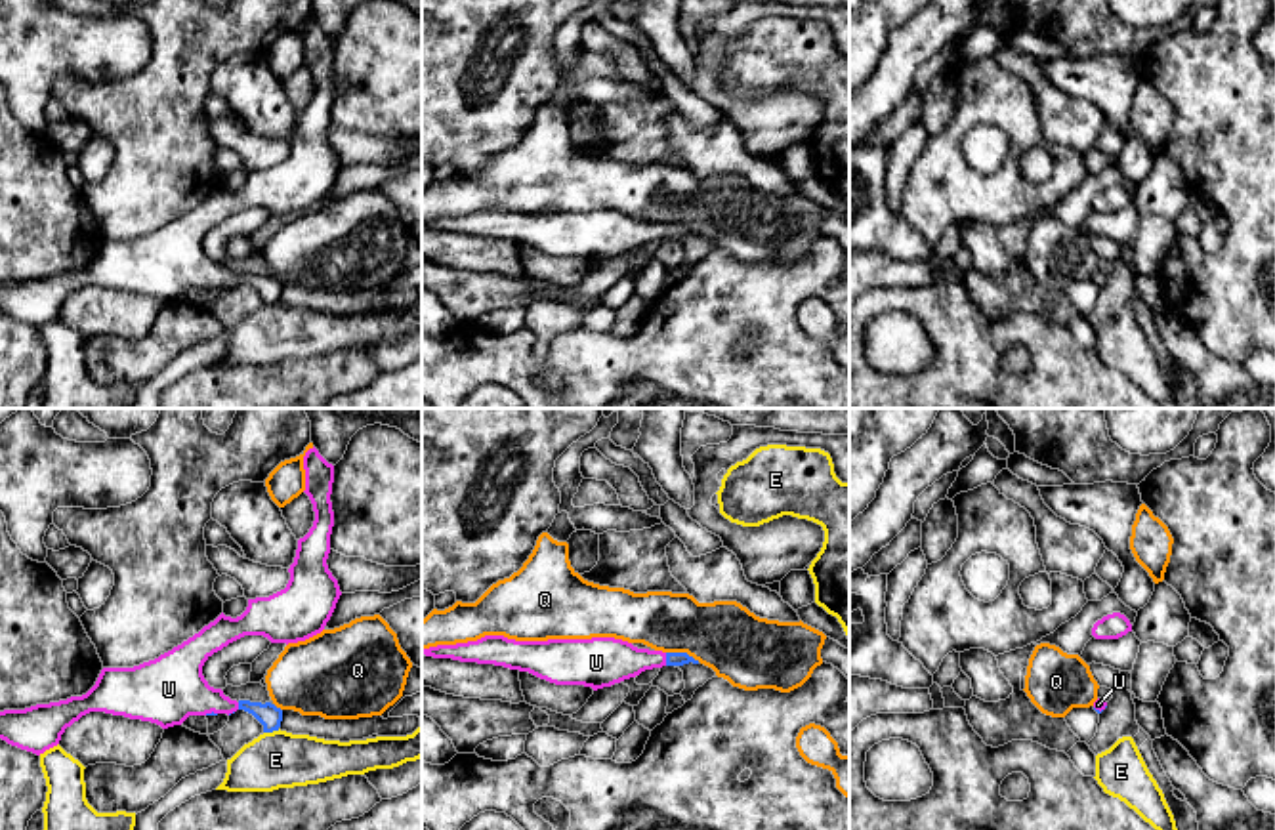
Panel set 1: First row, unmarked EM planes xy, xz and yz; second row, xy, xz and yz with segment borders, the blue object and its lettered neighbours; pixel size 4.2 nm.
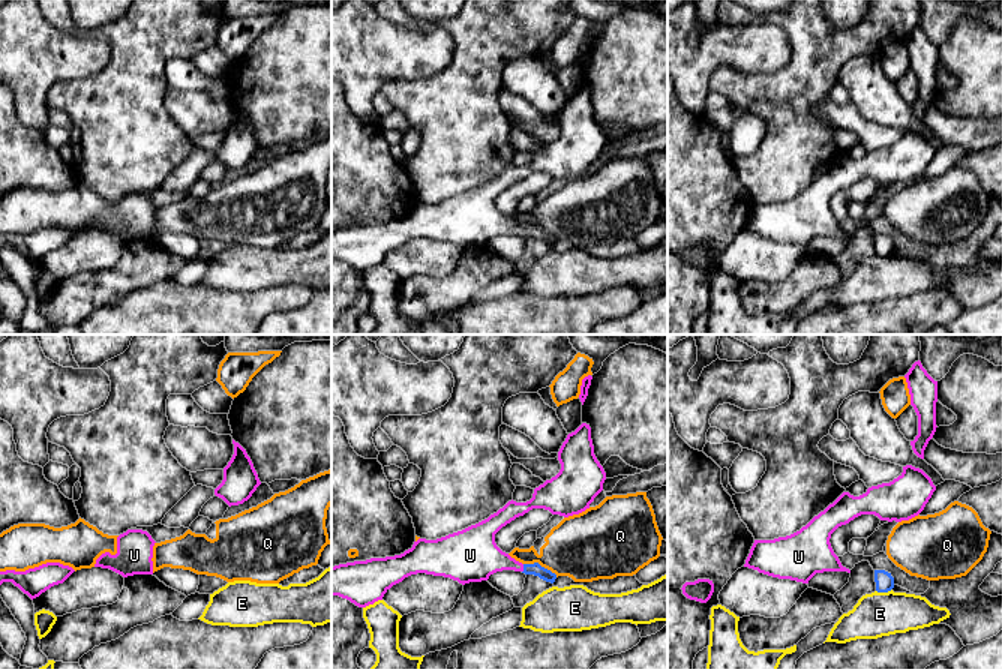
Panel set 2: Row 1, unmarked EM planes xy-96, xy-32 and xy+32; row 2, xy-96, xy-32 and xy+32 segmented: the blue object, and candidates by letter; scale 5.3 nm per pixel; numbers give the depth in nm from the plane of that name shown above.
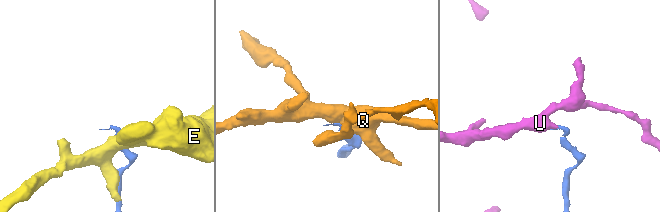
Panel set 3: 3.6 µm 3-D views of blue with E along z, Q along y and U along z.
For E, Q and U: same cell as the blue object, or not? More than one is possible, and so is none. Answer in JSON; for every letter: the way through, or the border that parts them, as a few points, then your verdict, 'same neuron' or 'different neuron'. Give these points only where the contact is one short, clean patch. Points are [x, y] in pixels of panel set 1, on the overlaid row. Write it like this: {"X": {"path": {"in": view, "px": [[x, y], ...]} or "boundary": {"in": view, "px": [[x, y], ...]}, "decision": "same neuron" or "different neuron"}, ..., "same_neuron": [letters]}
{"E": {"decision": "different neuron"}, "Q": {"boundary": {"in": "xz", "px": [[667, 651], [686, 651], [699, 661]]}, "decision": "different neuron"}, "U": {"path": {"in": "xz", "px": [[672, 659], [667, 659], [607, 661]]}, "decision": "same neuron"}, "same_neuron": ["U"]}

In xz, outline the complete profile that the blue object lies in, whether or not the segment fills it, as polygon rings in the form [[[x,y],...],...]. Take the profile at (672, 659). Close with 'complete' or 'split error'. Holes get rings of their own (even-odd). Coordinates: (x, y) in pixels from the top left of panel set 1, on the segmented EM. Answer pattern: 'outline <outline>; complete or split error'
outline [[[485,635],[477,641],[422,649],[422,653],[433,658],[504,666],[555,685],[584,685],[594,691],[645,670],[699,664],[687,653],[638,649],[615,637],[515,641]]]; split error

